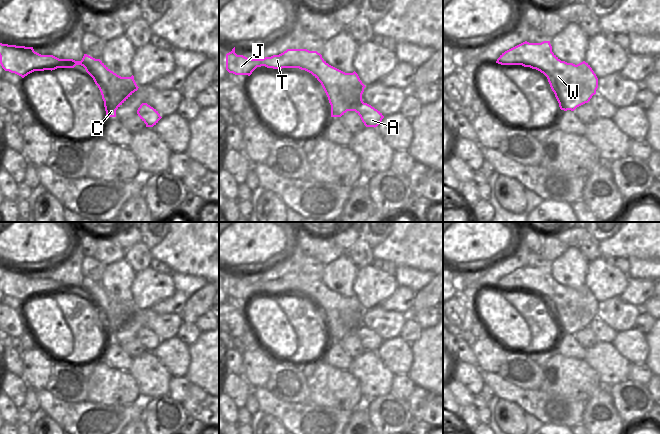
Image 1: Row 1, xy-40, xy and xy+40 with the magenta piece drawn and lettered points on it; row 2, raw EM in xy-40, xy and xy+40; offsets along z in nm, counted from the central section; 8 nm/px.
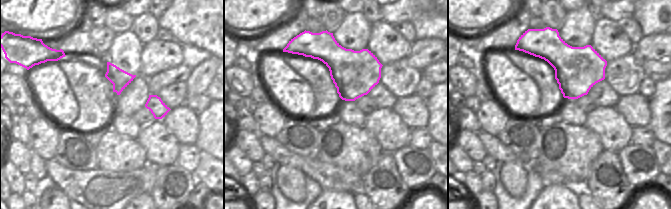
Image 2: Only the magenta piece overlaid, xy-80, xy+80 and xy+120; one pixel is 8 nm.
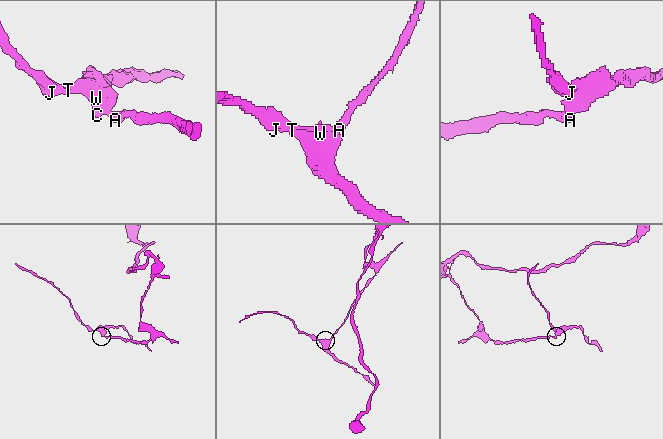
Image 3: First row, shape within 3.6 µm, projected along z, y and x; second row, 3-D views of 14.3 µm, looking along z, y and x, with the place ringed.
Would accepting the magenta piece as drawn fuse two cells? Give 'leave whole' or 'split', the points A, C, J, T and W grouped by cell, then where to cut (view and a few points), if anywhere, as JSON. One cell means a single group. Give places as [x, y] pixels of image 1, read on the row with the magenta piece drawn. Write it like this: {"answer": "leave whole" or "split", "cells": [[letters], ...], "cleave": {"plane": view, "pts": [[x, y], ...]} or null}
{"answer": "split", "cells": [["A"], ["C", "J", "T", "W"]], "cleave": {"plane": "xy", "pts": [[363, 102], [353, 110]]}}

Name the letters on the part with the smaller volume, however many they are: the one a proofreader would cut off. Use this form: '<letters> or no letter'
C, J, T, W

